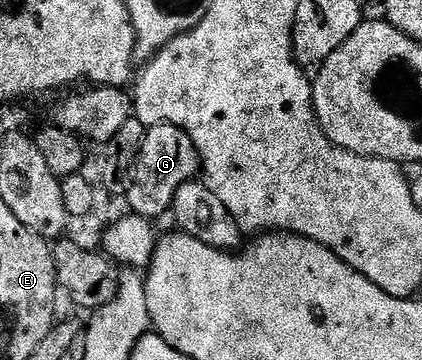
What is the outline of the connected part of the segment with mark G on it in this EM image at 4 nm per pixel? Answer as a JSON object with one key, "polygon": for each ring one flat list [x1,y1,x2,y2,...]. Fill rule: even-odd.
{"polygon":[[155,123,146,130,142,145,134,157,124,184,124,197,130,203,132,214,157,221,164,211,166,213,172,208,179,187,196,180,201,174,201,155,189,134,170,123]]}

